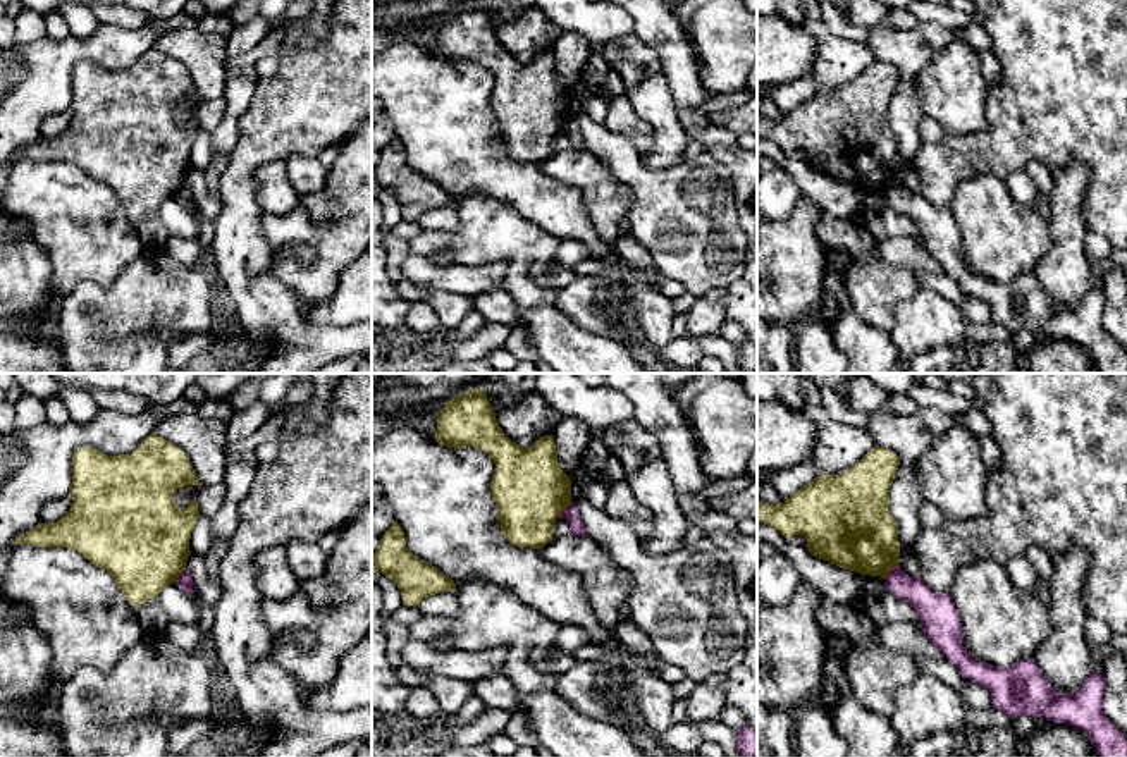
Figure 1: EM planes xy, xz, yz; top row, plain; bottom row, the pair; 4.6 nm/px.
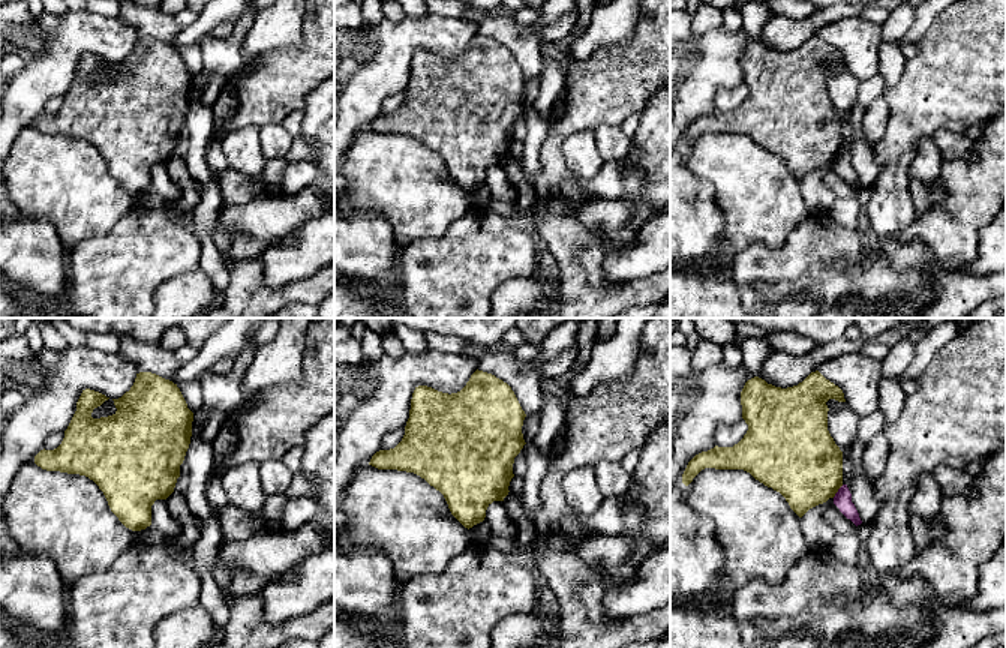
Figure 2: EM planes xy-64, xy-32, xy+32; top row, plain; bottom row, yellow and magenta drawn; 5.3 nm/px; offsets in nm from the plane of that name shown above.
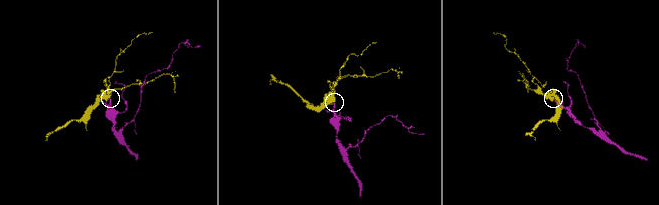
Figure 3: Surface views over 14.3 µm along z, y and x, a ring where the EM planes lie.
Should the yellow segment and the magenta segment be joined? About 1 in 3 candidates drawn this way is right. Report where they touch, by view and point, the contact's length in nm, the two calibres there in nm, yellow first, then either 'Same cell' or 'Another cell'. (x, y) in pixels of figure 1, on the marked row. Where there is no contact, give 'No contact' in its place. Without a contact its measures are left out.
Touches yellow at xy (181, 573). Shared border 90 nm. Thickness 440 nm (yellow) against 70 nm. Another cell

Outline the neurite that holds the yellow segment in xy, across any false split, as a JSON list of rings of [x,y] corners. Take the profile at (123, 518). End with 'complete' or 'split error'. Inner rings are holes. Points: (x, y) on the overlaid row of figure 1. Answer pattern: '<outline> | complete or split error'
[[[151,432],[131,454],[108,456],[95,447],[83,446],[72,458],[71,509],[57,523],[38,523],[15,539],[15,545],[69,547],[81,552],[95,566],[107,569],[117,582],[127,602],[138,609],[177,578],[186,569],[191,554],[189,539],[200,516],[196,497],[184,511],[176,506],[174,494],[186,485],[201,489],[188,454]]] | complete

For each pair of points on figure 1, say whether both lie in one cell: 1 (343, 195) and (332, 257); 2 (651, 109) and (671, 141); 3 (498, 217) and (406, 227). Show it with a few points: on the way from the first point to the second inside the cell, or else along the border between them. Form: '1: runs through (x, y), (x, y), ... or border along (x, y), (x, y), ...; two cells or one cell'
1: runs through (343, 210), (343, 234), (339, 241); one cell
2: runs through (659, 117), (666, 124), (668, 133); one cell
3: border along (422, 229), (406, 241); two cells

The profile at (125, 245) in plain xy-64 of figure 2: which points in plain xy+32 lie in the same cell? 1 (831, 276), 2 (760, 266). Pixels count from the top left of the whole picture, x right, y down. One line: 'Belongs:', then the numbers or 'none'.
Belongs: 2

